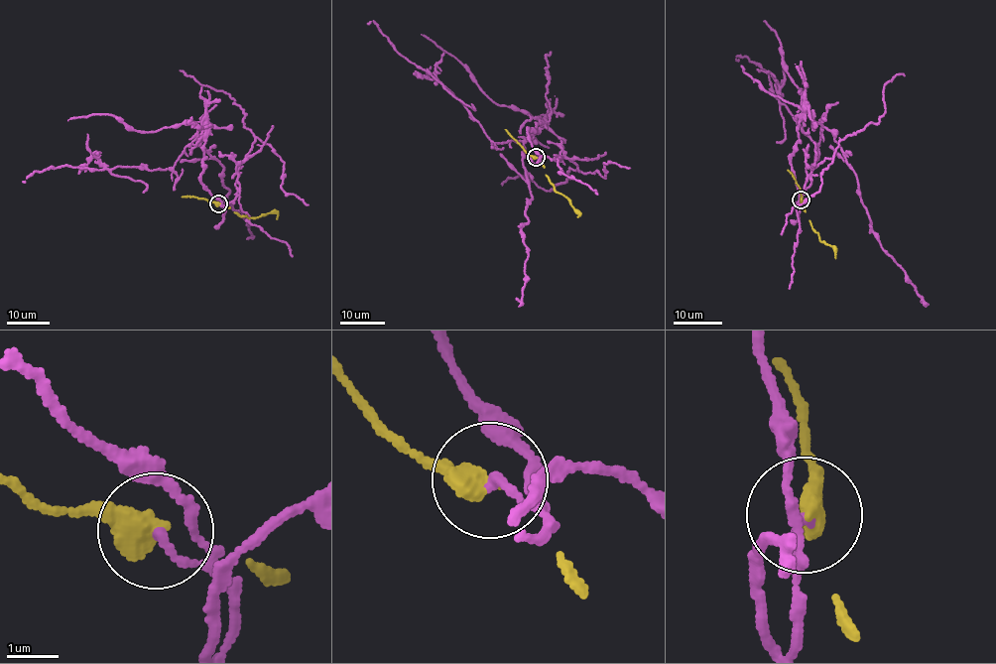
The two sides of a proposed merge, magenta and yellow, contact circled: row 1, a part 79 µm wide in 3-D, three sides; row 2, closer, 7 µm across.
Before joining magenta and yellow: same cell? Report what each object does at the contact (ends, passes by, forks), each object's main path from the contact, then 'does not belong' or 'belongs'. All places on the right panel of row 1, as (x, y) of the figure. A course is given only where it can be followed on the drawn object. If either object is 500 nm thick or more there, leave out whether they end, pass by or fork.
magenta via (800, 199), (791, 162), (800, 116), (811, 113), (823, 128), (818, 145), (779, 102), (768, 73), (739, 60) | yellow via (800, 199), (818, 240), (832, 247), (835, 257) | does not belong

